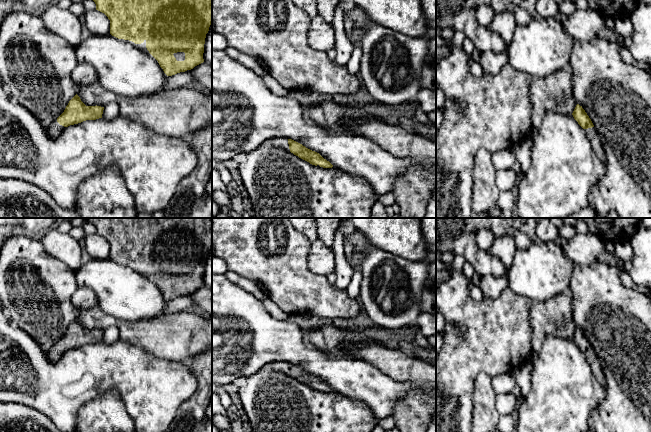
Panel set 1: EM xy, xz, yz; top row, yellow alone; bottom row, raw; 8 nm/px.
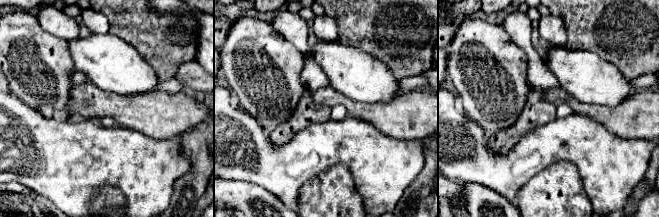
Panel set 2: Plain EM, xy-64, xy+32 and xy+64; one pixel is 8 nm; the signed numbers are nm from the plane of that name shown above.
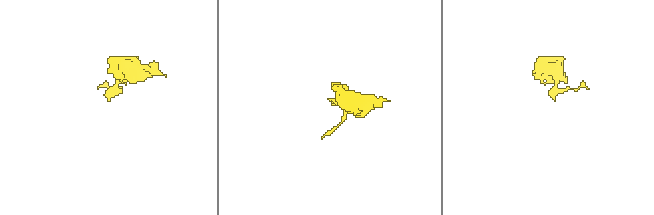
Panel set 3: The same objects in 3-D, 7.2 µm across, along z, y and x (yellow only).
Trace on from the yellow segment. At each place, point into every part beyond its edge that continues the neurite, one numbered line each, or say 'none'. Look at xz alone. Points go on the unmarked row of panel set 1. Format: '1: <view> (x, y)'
1: xz (281, 366)

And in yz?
1: yz (592, 359)

